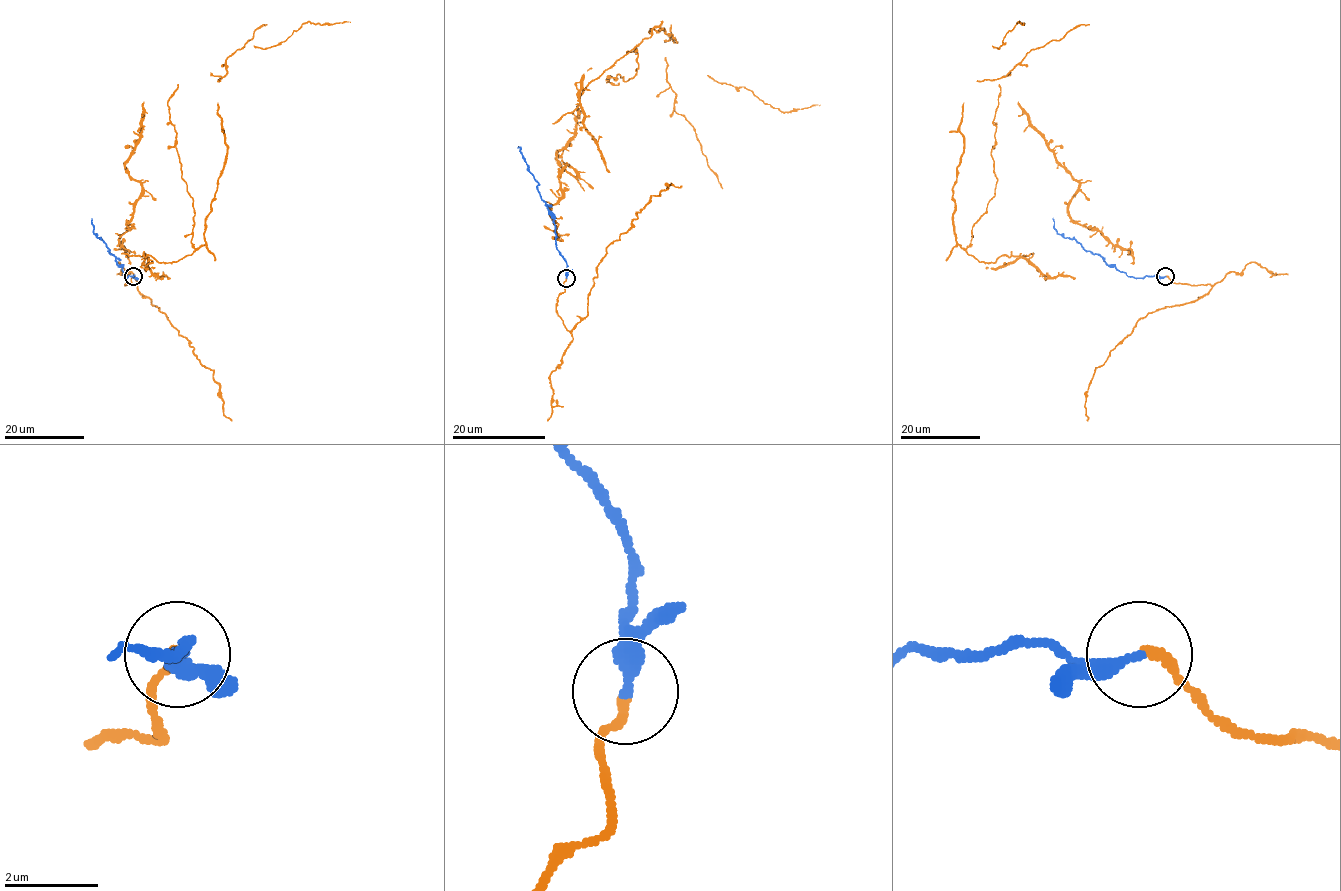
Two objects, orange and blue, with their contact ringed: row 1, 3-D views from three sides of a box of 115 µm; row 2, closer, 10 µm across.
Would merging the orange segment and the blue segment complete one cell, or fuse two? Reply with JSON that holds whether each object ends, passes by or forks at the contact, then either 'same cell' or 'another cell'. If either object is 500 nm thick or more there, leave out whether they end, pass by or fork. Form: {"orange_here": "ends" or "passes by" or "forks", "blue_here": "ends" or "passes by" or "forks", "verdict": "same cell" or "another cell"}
{"orange_here": "ends", "blue_here": "ends", "verdict": "same cell"}

